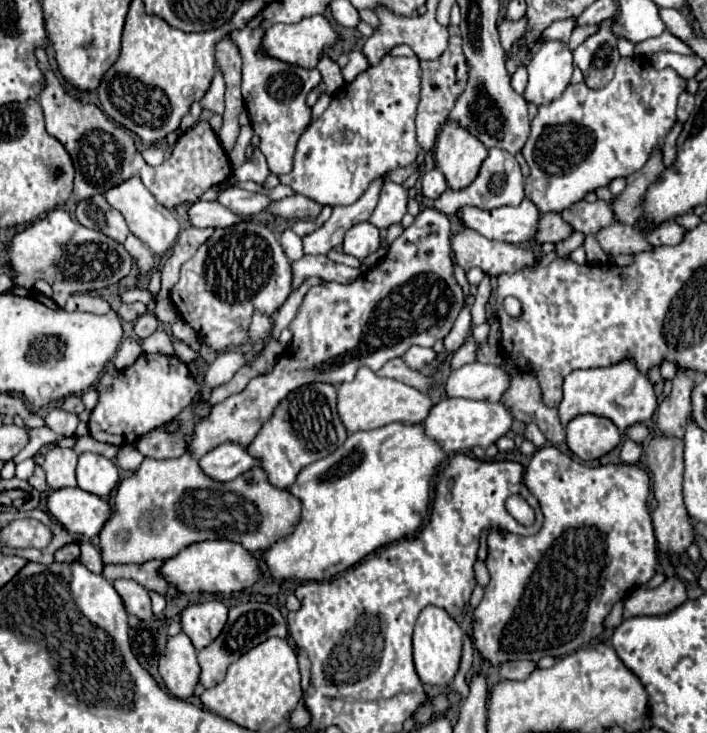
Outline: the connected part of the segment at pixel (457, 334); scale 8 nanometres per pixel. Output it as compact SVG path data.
M466 305L466 307L460 311L460 315L458 315L454 327L452 327L452 331L450 331L448 337L444 339L444 345L446 345L448 351L456 351L456 349L464 343L468 331L470 331L470 321L472 321L470 305Z

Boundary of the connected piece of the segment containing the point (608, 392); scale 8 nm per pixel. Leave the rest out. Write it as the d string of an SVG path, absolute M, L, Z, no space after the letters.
M624 359L610 367L598 369L582 369L572 371L564 381L564 397L558 407L560 421L568 425L570 419L582 413L602 415L614 421L620 431L626 431L628 425L648 421L656 411L656 393L648 375L642 375L632 359Z

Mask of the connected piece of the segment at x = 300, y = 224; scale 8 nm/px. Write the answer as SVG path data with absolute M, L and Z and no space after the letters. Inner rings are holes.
M326 207L324 211L322 211L322 215L320 217L316 217L316 219L312 219L312 221L296 221L294 223L294 227L292 227L292 231L296 233L296 235L300 235L300 237L304 237L304 235L308 235L308 233L312 233L312 231L316 231L328 217L330 217L330 207Z

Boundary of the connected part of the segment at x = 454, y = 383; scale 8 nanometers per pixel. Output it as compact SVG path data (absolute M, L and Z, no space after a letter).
M474 361L450 373L446 383L448 397L500 401L510 385L510 375L504 367Z

